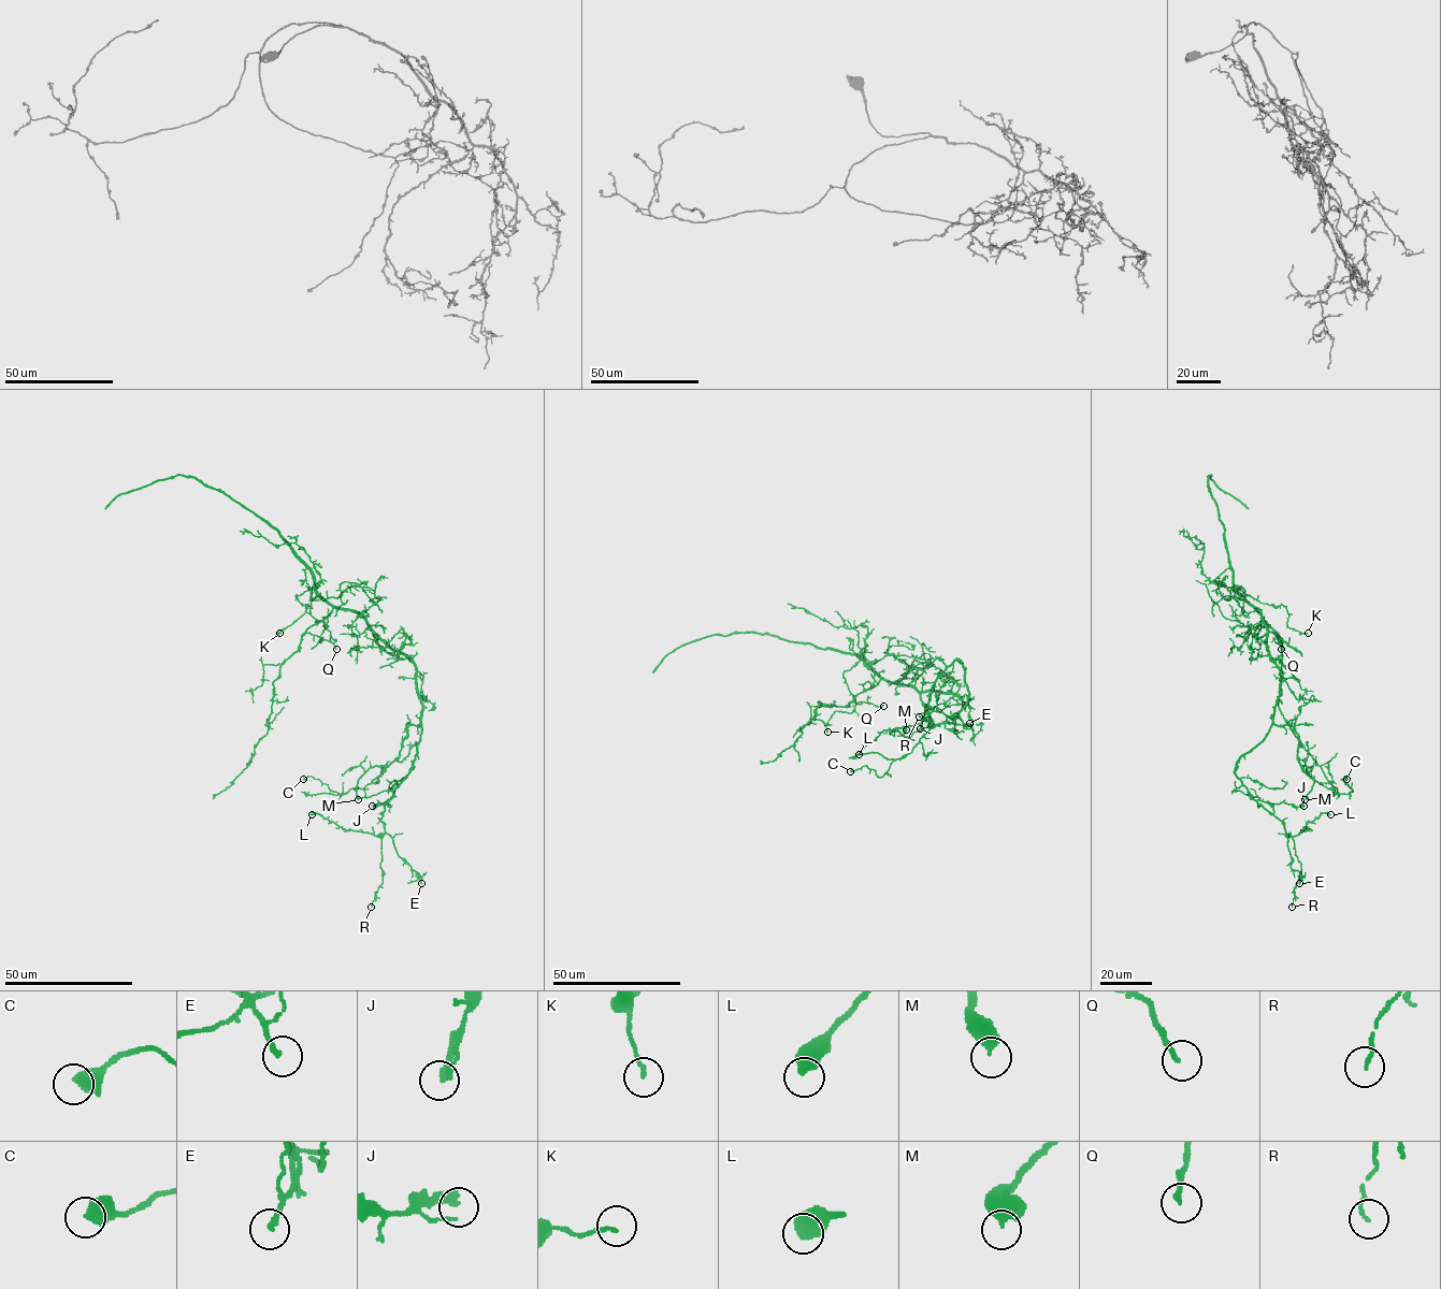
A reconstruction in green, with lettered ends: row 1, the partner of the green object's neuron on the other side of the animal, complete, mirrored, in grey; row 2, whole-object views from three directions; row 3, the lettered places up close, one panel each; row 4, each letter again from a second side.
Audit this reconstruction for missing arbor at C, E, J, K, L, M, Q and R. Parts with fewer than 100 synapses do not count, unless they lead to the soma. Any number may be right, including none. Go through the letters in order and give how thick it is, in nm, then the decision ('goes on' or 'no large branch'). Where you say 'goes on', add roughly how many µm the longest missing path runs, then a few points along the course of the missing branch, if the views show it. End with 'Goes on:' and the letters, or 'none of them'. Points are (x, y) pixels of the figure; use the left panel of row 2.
C: calibre 600 nm; no large branch
E: calibre 190 nm; no large branch
J: calibre 340 nm; no large branch
K: calibre 120 nm; no large branch
L: calibre 480 nm; no large branch
M: calibre 550 nm; no large branch
Q: calibre 180 nm; no large branch
R: calibre 130 nm; no large branch
Goes on: none of them

